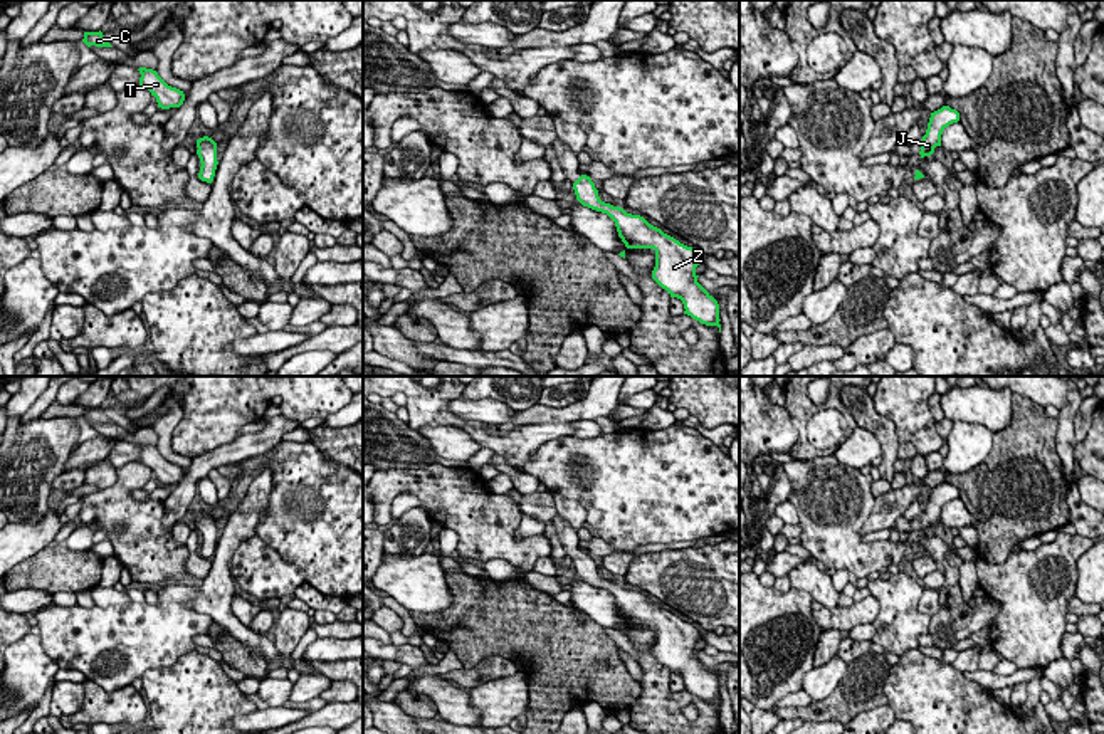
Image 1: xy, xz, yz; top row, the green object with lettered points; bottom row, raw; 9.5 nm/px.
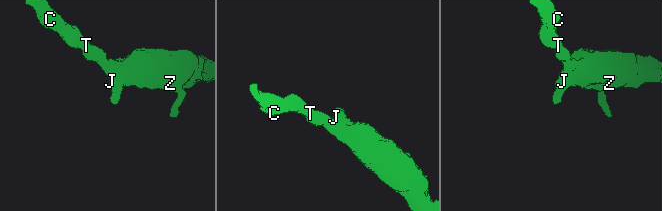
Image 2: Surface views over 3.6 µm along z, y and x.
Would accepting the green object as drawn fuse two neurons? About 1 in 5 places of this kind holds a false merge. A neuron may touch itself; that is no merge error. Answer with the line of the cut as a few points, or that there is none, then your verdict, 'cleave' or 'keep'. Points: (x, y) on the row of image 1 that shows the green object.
no cut; keep

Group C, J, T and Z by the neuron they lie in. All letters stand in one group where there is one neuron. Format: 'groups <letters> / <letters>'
groups C J T Z

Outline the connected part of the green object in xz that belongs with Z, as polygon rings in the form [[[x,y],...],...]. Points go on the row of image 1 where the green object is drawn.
[[[581,175],[575,183],[573,190],[576,195],[576,200],[591,210],[607,213],[617,227],[618,237],[625,244],[627,249],[654,249],[655,250],[655,267],[652,270],[652,279],[665,289],[670,297],[677,297],[684,304],[684,314],[691,316],[692,319],[699,321],[706,326],[718,326],[721,333],[719,324],[719,304],[718,301],[697,282],[696,267],[702,262],[699,254],[674,237],[664,233],[660,228],[650,225],[644,217],[627,213],[620,207],[613,207],[610,203],[605,203],[598,197],[598,190],[595,188],[595,183],[590,176]]]

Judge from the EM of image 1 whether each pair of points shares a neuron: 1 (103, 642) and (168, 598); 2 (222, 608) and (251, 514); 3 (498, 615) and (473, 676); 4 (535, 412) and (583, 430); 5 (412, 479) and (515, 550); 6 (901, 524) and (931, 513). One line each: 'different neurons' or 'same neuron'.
1: same neuron
2: same neuron
3: different neurons
4: different neurons
5: same neuron
6: same neuron

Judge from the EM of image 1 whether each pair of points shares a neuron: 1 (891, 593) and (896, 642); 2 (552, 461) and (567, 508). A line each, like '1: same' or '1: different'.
1: same
2: different

